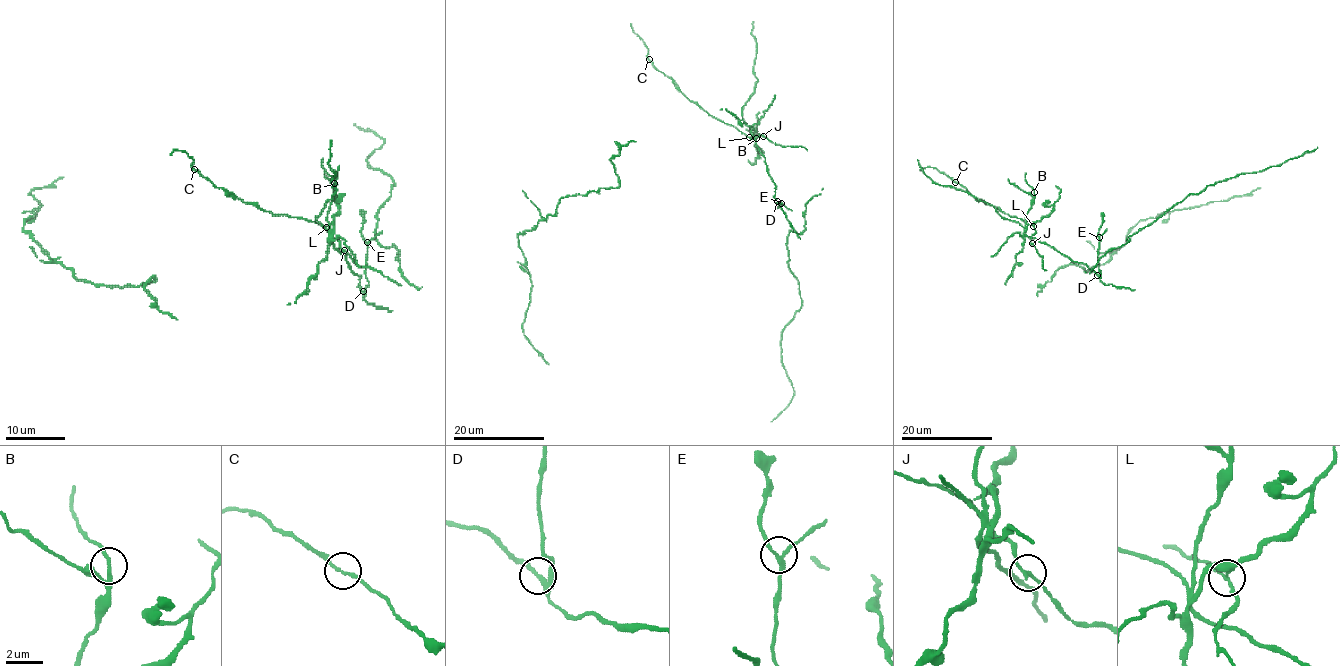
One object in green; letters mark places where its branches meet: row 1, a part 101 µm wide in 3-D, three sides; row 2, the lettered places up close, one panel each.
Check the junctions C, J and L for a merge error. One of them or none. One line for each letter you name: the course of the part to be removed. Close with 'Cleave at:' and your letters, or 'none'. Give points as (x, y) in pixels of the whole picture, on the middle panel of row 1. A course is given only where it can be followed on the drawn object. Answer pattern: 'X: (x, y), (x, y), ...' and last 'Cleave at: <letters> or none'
Cleave at: L

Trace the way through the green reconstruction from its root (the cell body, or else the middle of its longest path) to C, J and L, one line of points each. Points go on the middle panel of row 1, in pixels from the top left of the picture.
C: (738, 118), (753, 128), (753, 137), (747, 137), (734, 127), (709, 115), (648, 60)
J: (738, 118), (755, 131), (749, 138), (763, 136)
L: (738, 118), (755, 131), (749, 137)

